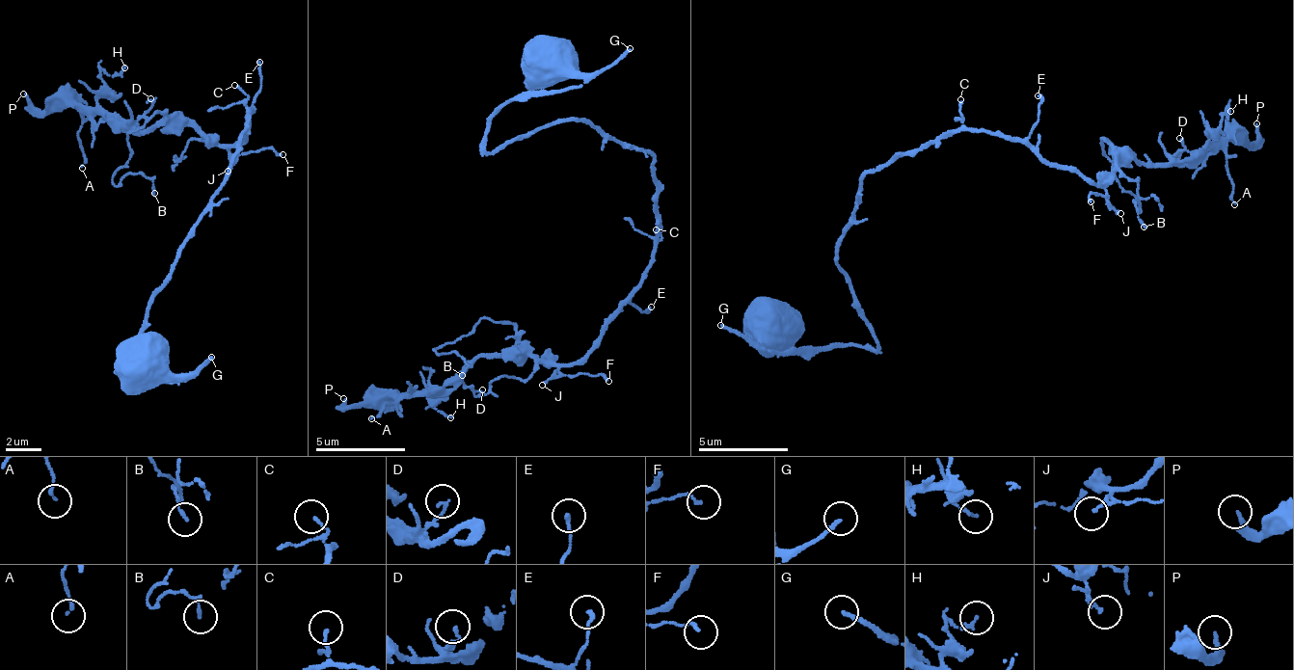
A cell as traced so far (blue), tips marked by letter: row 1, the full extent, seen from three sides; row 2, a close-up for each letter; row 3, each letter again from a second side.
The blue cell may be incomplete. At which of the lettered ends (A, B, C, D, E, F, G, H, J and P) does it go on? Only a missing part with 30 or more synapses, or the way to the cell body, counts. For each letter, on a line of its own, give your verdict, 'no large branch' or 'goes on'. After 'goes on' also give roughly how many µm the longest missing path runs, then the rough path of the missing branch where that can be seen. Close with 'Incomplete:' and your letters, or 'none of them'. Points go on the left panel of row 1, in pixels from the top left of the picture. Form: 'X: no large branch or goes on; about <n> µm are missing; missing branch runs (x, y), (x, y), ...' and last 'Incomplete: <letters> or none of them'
A: no large branch
B: no large branch
C: no large branch
D: no large branch
E: no large branch
F: no large branch
G: no large branch
H: no large branch
J: no large branch
P: goes on; about 80 µm are missing
Incomplete: P

